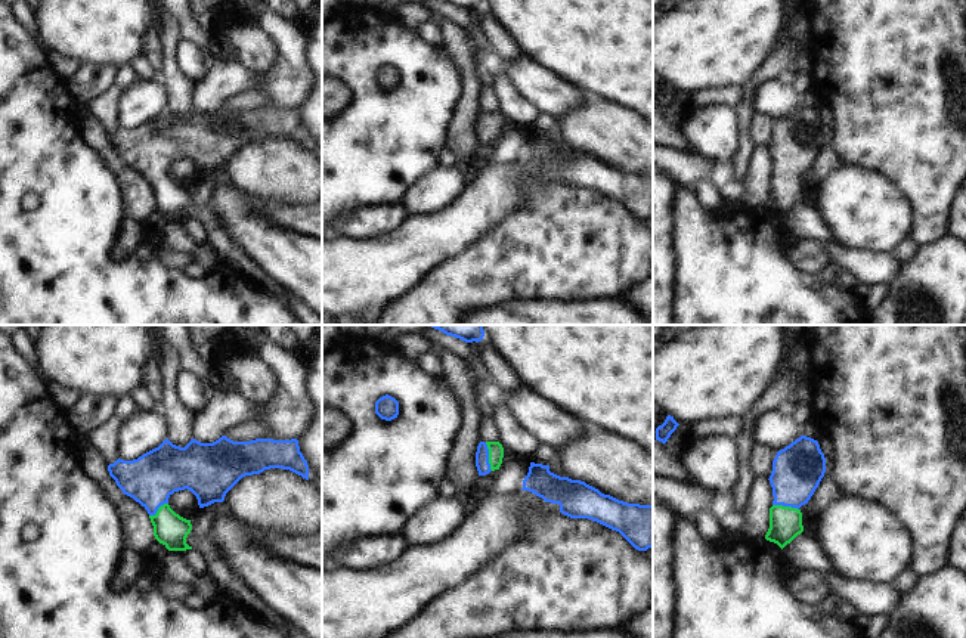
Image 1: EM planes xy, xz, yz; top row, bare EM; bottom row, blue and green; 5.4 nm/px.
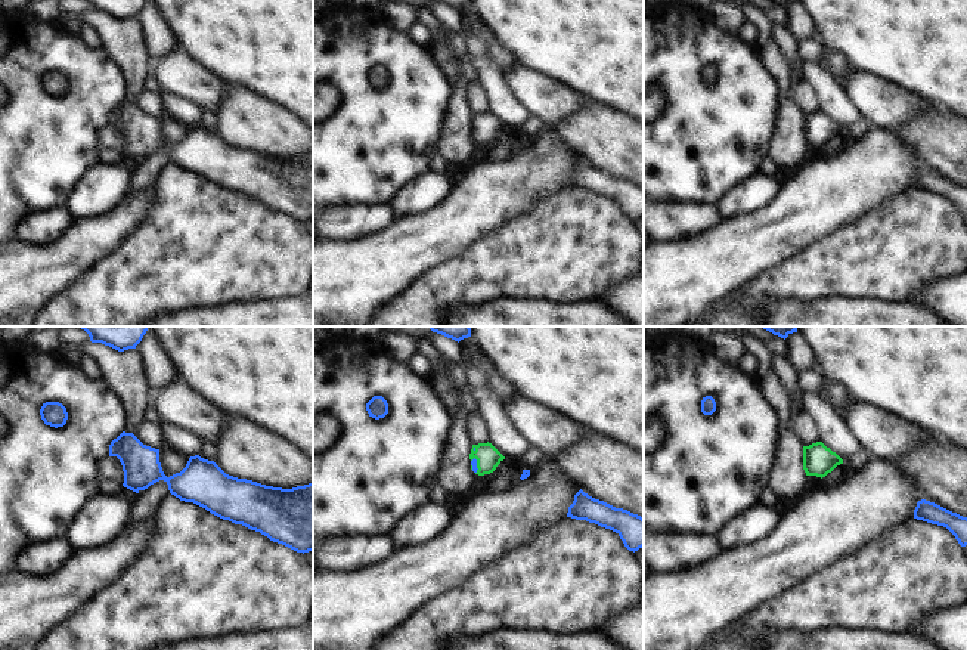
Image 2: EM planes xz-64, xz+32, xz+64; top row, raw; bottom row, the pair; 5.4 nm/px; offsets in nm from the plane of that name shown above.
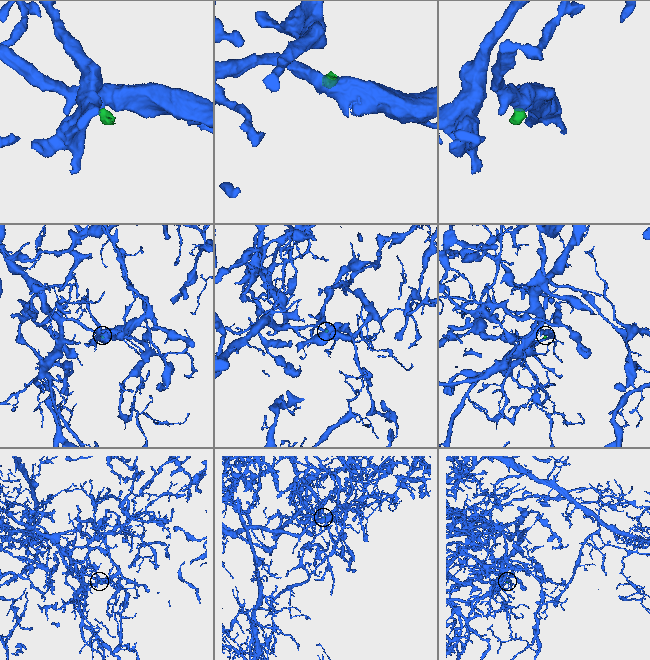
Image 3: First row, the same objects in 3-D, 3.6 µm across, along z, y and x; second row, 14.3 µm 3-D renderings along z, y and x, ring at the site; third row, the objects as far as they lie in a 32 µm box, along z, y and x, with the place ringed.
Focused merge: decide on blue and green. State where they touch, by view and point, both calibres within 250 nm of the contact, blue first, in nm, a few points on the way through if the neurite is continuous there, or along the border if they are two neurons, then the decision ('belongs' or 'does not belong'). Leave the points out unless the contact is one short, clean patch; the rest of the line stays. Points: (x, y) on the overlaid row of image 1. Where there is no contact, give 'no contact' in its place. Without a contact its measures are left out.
contact xz (488, 457); calibres 80 and 80 nm; way xz (482, 455), (488, 457), (495, 448); belongs

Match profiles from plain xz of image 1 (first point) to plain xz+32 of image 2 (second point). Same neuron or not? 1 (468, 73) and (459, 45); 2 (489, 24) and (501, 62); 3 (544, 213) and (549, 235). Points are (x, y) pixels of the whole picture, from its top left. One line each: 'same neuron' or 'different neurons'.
1: different neurons
2: same neuron
3: same neuron

